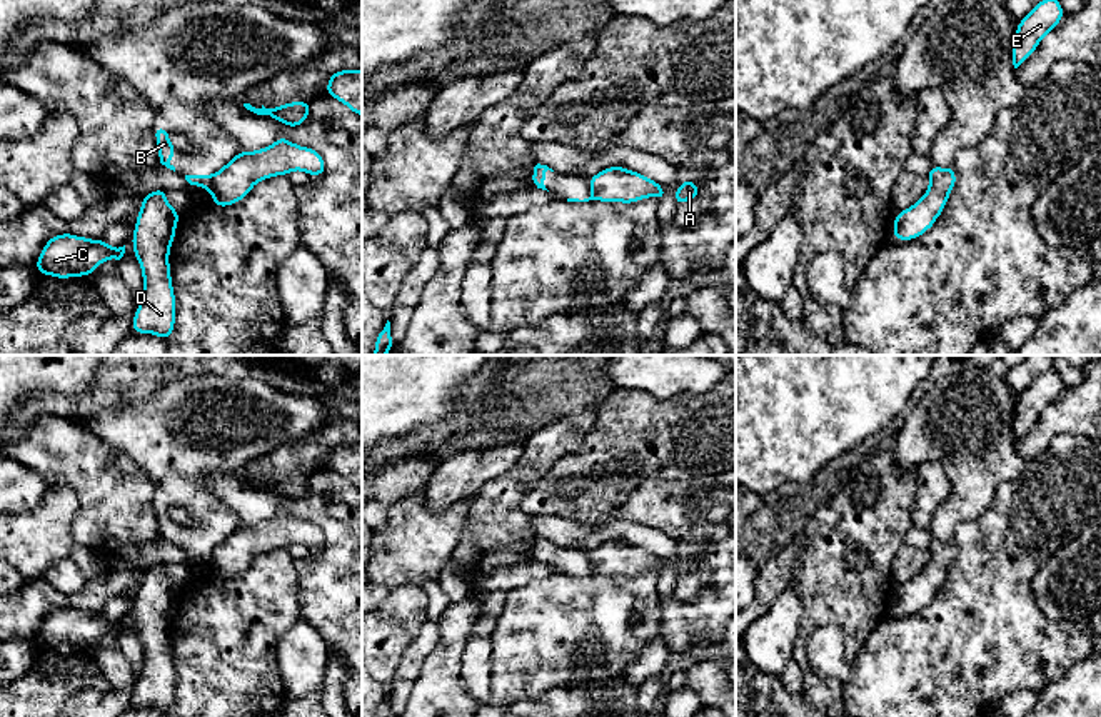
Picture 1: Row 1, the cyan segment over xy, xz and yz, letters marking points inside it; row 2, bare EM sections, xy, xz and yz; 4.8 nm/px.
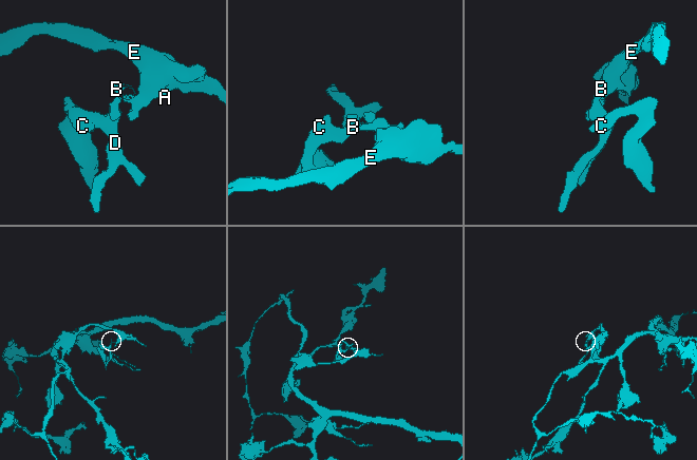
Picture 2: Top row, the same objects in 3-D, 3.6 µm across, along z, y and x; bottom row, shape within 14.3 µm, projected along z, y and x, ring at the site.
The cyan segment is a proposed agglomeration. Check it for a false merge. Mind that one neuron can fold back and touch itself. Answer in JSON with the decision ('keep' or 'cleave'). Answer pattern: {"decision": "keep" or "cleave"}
{"decision": "cleave"}

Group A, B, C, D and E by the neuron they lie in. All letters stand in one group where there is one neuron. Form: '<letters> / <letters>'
A E / B C D

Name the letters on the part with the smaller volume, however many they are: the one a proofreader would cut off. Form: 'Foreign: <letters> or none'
Foreign: B, C, D

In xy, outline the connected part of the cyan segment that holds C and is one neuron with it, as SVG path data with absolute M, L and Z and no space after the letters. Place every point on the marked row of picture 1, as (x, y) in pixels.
M62 233L48 238L35 267L40 275L53 275L57 278L90 275L97 267L108 260L120 260L125 245L113 248L105 240L90 240L72 233Z

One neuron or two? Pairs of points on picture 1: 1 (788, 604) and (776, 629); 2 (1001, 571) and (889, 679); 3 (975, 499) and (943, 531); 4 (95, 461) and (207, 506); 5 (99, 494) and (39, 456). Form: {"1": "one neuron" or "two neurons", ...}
{"1": "one neuron", "2": "one neuron", "3": "one neuron", "4": "two neurons", "5": "one neuron"}

